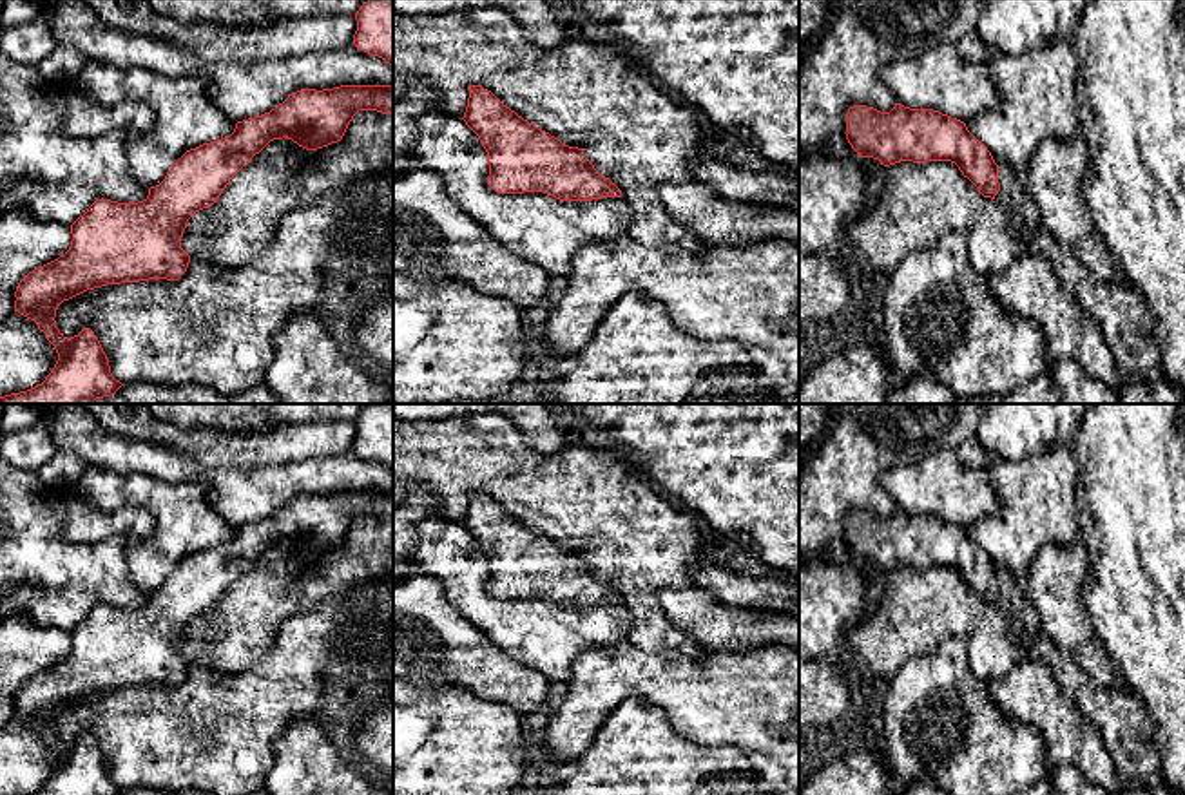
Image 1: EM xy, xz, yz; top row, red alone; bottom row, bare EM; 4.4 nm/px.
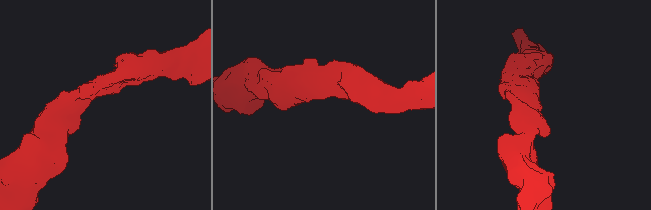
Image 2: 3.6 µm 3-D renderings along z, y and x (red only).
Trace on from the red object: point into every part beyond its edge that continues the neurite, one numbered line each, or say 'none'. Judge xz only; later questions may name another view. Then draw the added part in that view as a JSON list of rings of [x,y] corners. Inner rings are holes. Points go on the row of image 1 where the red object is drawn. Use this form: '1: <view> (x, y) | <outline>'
none

